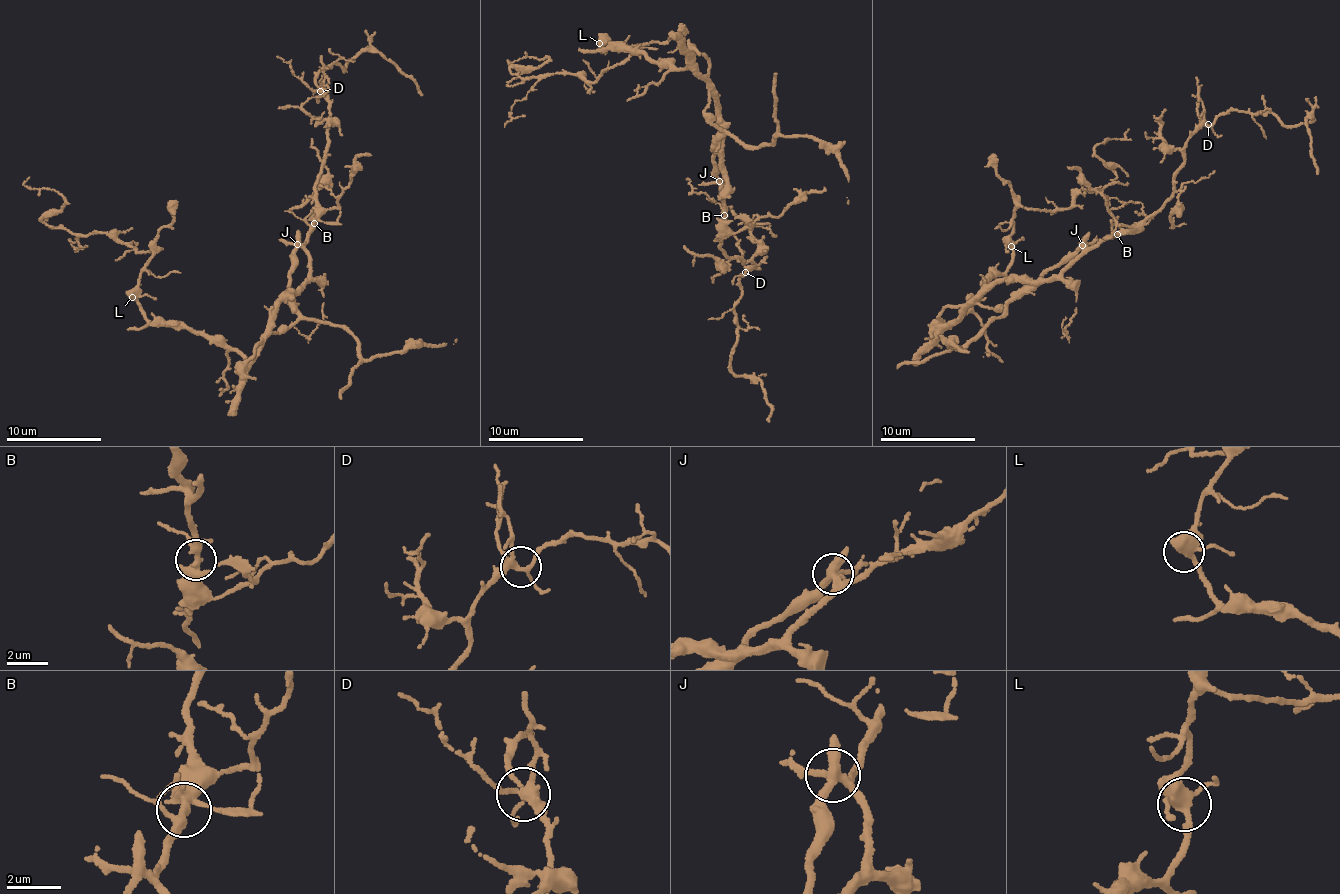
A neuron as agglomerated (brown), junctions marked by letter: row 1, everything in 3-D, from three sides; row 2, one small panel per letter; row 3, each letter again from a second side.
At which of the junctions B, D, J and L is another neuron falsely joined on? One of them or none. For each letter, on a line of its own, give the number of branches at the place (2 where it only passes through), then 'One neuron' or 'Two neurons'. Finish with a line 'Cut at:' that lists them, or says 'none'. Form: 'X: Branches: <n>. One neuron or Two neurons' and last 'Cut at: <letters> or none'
B: Branches: 5. One neuron
D: Branches: 5. One neuron
J: Branches: 5. Two neurons
L: Branches: 4. One neuron
Cut at: J

